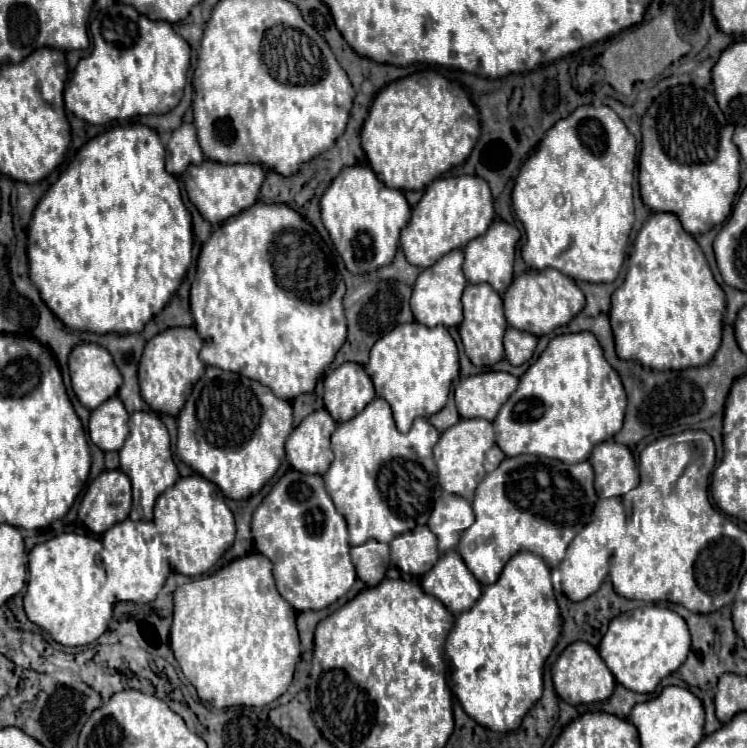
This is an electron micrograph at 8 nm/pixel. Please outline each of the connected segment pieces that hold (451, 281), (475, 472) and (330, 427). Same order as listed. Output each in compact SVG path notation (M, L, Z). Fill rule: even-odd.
M453 250L439 258L433 266L425 268L415 286L411 296L411 310L415 320L423 326L459 326L463 322L463 308L461 308L461 294L467 286L467 278L463 274L463 250Z
M483 418L459 420L455 426L445 430L433 448L437 476L443 490L449 494L461 494L461 498L471 502L477 484L485 476L485 454L493 446L495 446L495 430L489 420L483 420Z
M327 410L309 414L285 442L289 464L303 474L325 474L333 462L329 440L335 428L337 422L329 418Z

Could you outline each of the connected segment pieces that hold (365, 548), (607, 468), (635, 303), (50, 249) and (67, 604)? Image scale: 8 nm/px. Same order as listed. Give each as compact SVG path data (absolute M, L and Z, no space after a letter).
M367 540L365 544L351 548L351 558L357 576L367 586L377 586L389 568L389 546L377 540Z
M607 440L593 448L589 458L595 470L595 490L599 498L623 496L639 484L633 454L627 446Z
M653 214L635 238L623 284L611 296L611 328L619 358L633 360L651 370L685 370L705 366L721 346L725 292L715 282L699 244L687 234L673 214Z
M125 124L125 126L113 126L111 130L95 136L89 140L73 158L69 168L59 176L59 180L47 190L47 194L39 200L33 220L29 224L29 242L27 242L27 256L29 256L29 276L33 284L37 286L43 302L51 308L51 312L69 328L73 330L87 330L95 334L129 334L129 332L141 332L143 326L159 314L165 304L171 300L171 296L177 292L189 264L191 264L191 250L193 250L193 232L191 232L191 216L181 200L181 190L175 180L165 170L165 148L157 136L155 130L143 126L143 124Z
M61 534L29 552L29 584L25 602L27 618L63 646L95 642L109 626L115 596L105 584L105 568L97 566L101 542L81 534Z

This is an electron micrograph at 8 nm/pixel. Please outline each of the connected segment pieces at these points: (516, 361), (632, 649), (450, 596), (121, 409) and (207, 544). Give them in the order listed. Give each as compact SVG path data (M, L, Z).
M509 328L505 332L505 358L513 364L513 366L521 366L523 362L531 360L535 346L537 346L537 338L525 332L519 332L515 328Z
M643 606L609 622L609 630L601 640L599 654L619 684L639 694L651 694L665 676L675 672L681 662L685 662L689 646L691 636L685 620L679 614L669 608Z
M455 550L445 552L433 570L421 578L421 588L437 598L451 614L461 614L481 596L481 584L473 578Z
M113 396L107 402L103 402L97 410L91 412L89 436L103 452L121 450L125 438L129 436L127 420L129 414L123 402L117 396Z
M199 474L179 478L155 504L155 530L171 554L171 568L183 576L209 572L235 540L235 520L221 490Z

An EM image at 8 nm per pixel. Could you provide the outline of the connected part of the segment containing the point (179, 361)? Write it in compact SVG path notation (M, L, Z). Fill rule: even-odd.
M169 328L157 336L153 336L143 350L143 358L139 362L139 386L141 398L149 404L149 408L157 414L177 416L189 390L205 372L205 364L199 360L201 338L193 328Z

